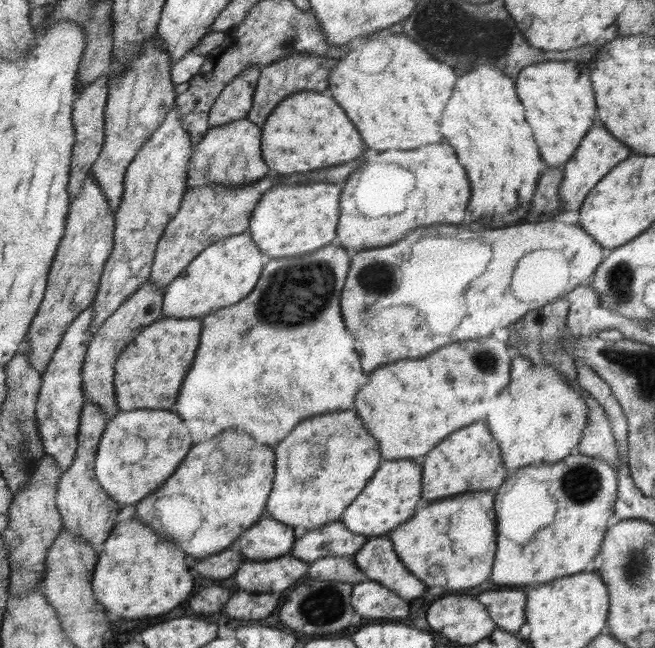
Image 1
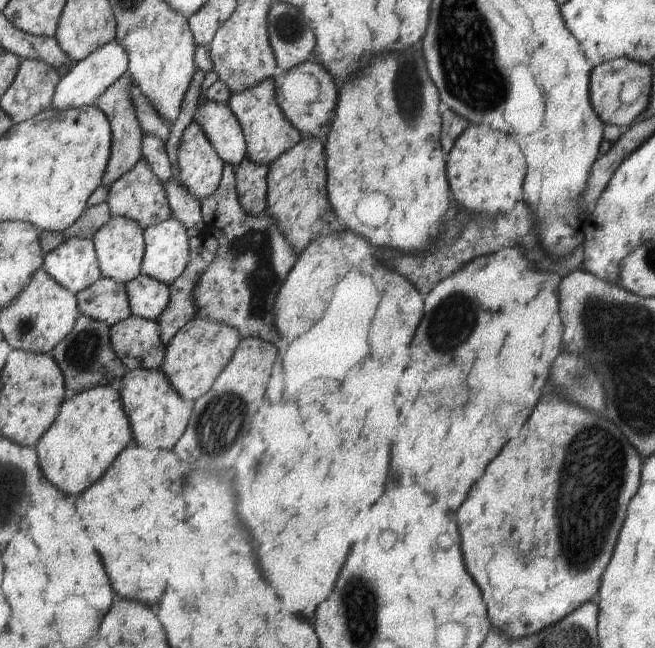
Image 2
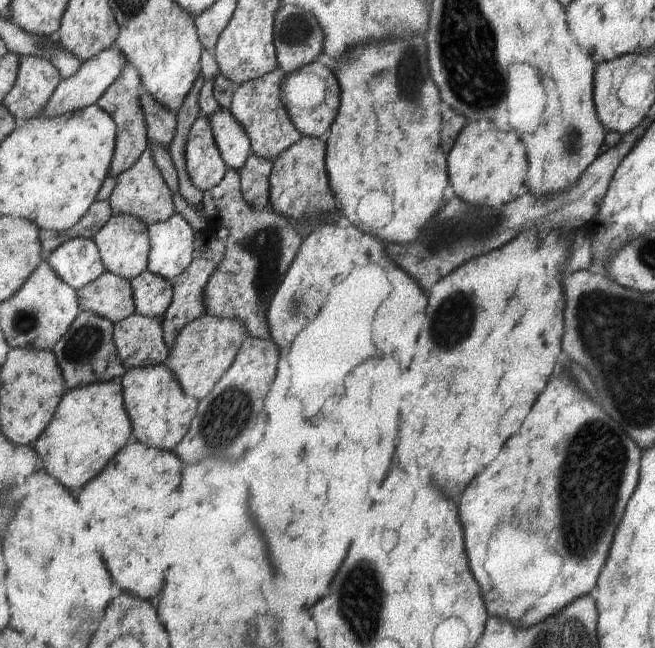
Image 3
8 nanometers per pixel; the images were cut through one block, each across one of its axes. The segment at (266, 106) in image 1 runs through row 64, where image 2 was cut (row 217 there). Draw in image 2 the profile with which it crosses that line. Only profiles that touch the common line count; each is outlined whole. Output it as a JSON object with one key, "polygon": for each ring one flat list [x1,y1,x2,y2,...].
{"polygon":[[305,136,303,140,270,164,266,214,294,247,298,256,313,241,347,230,335,214,329,196,326,147,323,137]]}

